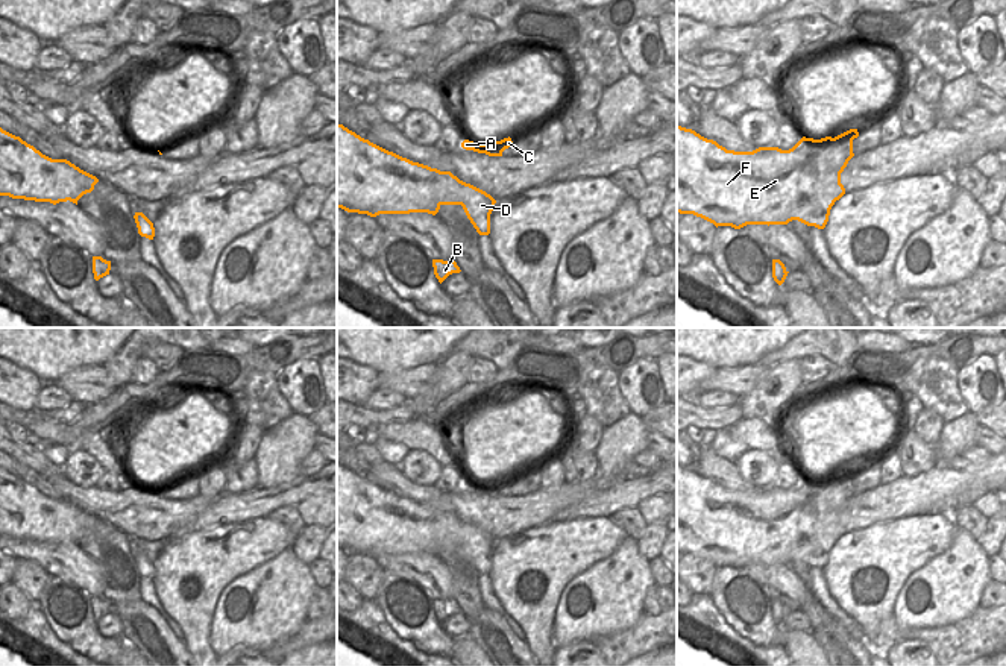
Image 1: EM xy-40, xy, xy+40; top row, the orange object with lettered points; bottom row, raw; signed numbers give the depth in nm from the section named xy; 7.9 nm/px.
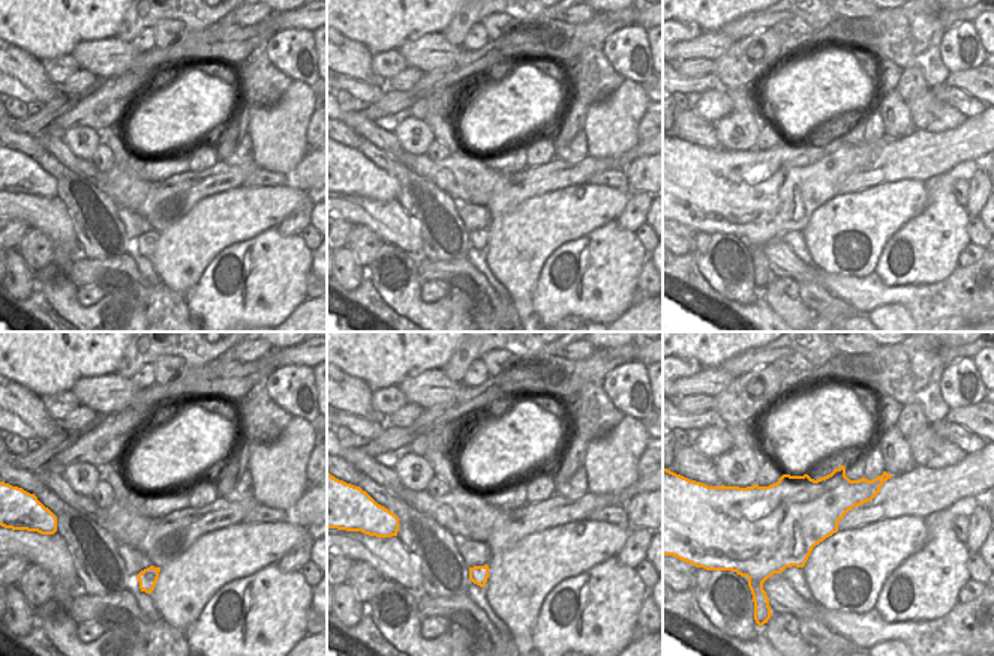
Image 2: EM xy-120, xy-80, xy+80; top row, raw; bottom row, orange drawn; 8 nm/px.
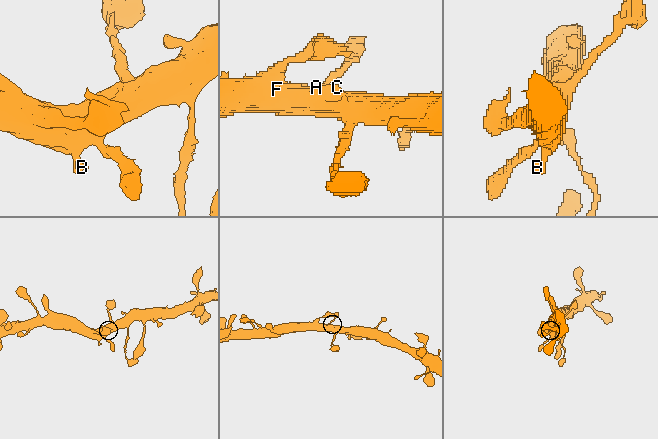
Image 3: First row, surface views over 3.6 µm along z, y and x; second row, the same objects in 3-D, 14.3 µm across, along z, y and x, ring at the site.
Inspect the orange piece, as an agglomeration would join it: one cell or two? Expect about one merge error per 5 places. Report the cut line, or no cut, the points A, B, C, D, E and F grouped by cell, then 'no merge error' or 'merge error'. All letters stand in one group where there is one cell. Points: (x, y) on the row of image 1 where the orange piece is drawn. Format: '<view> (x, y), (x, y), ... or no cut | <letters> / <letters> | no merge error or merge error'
no cut | A B C D E F | no merge error

